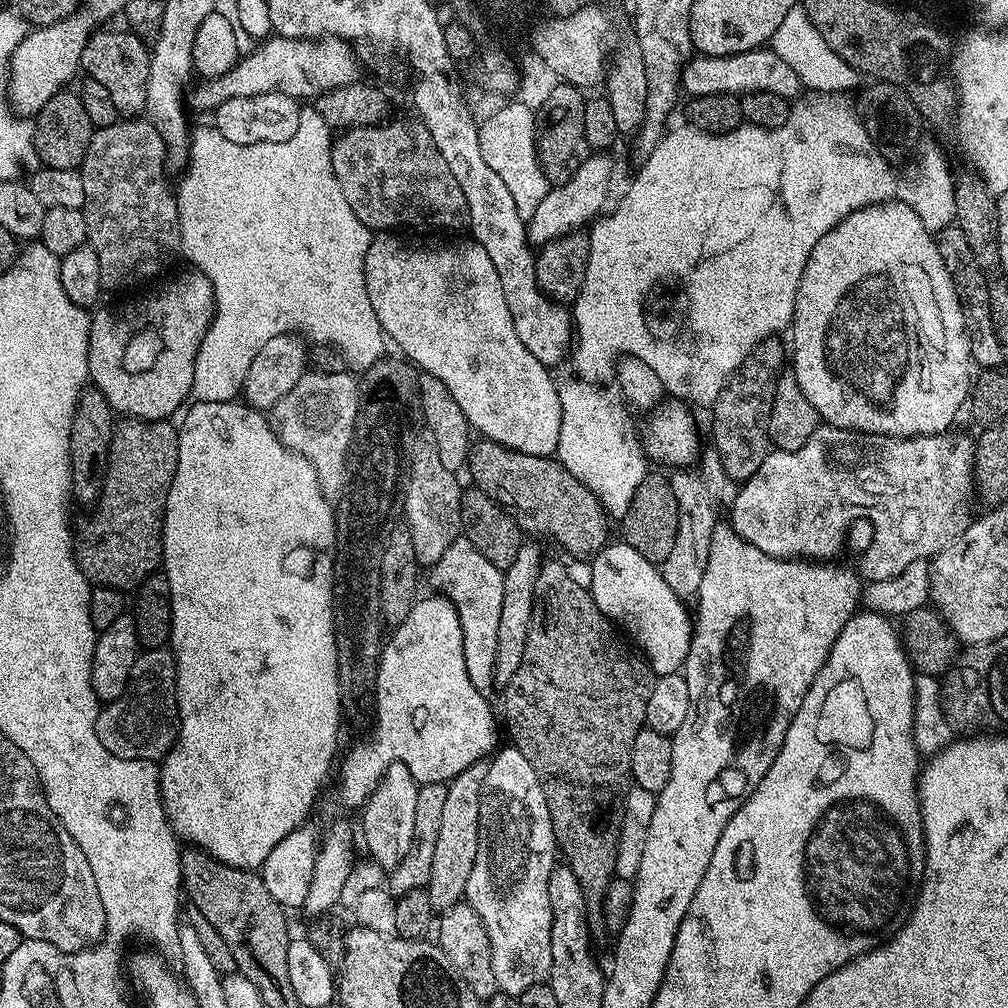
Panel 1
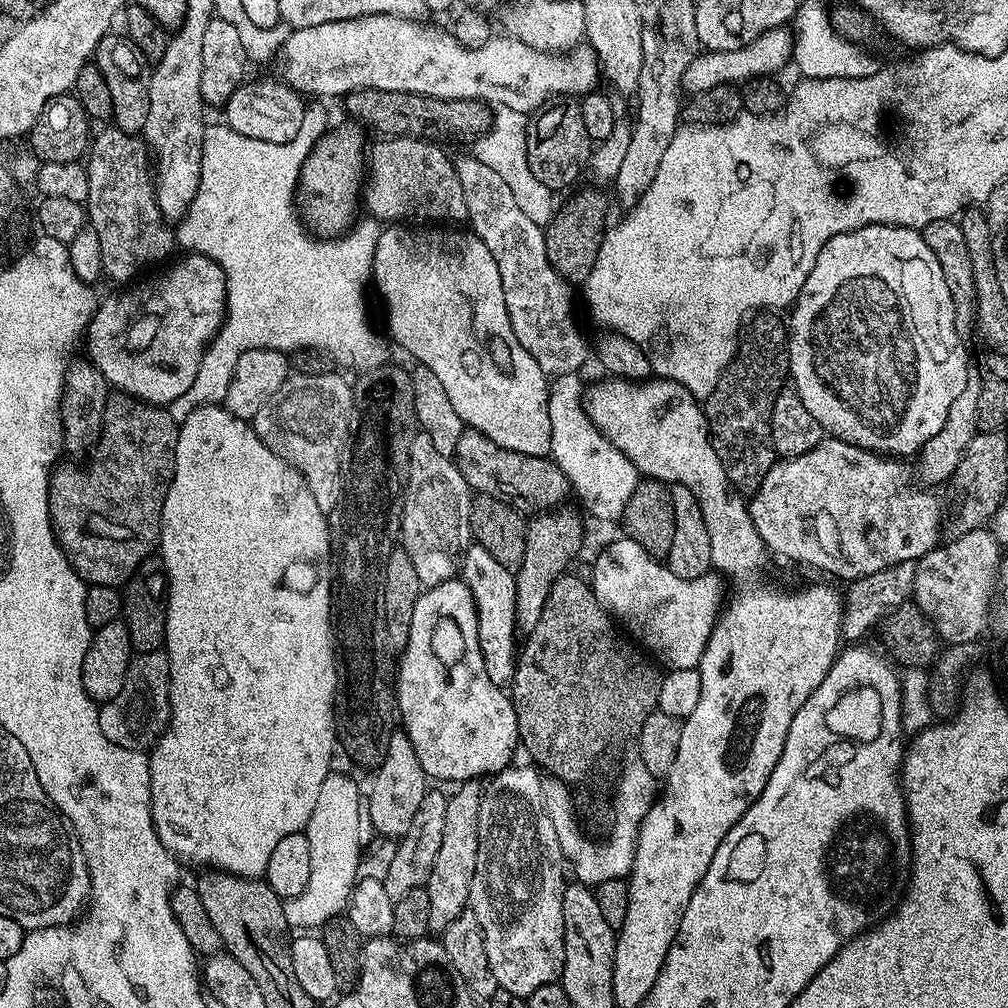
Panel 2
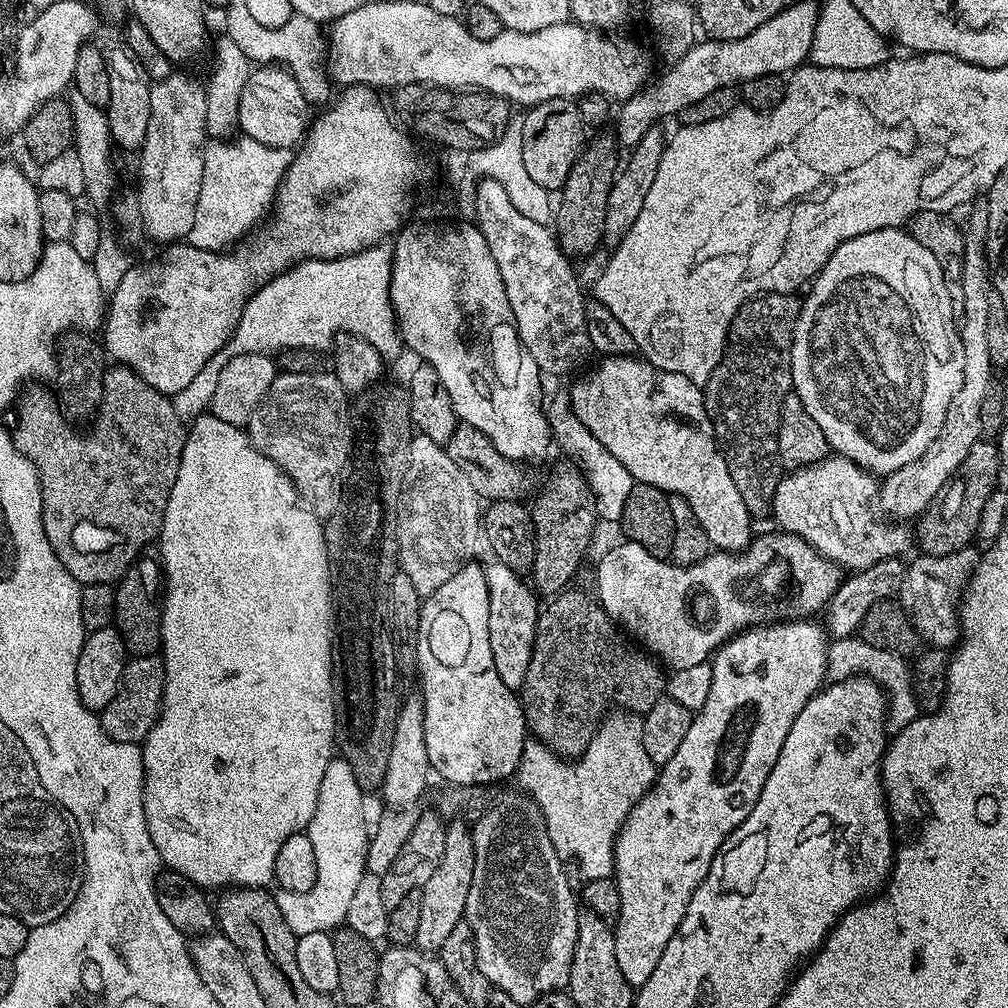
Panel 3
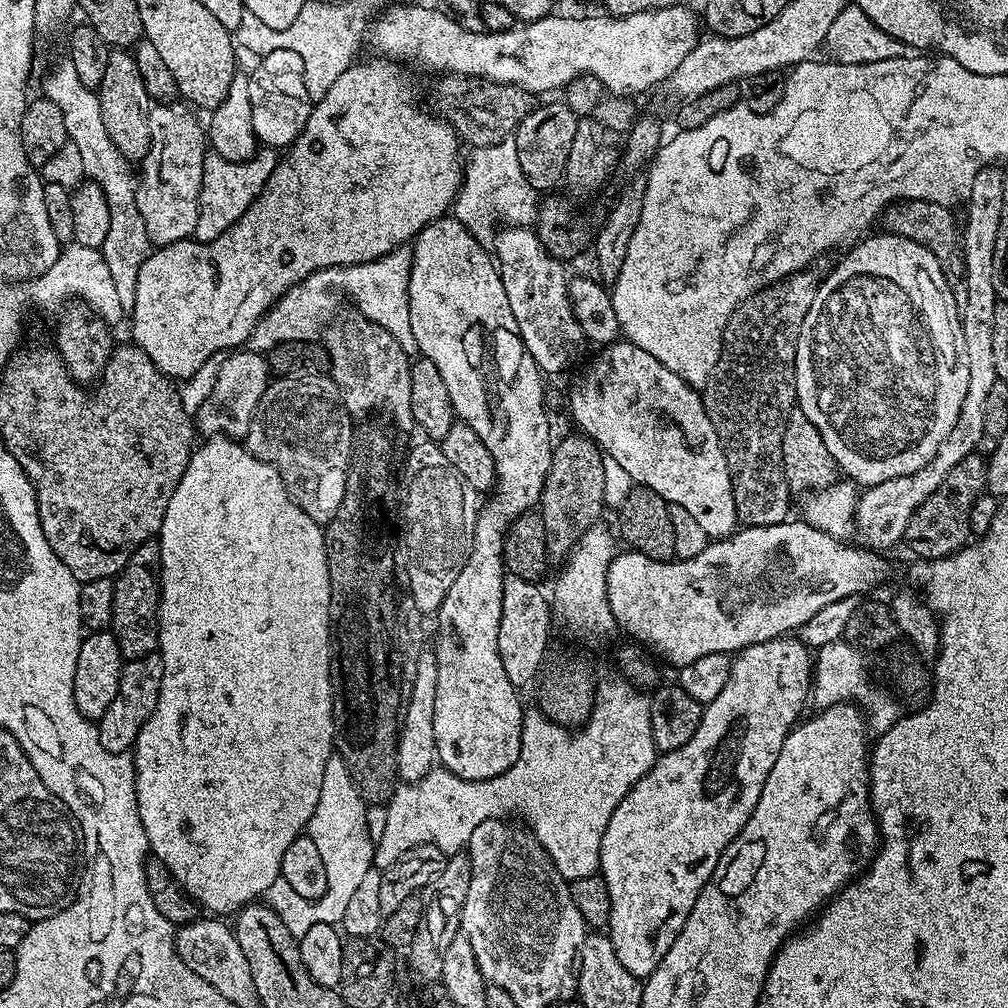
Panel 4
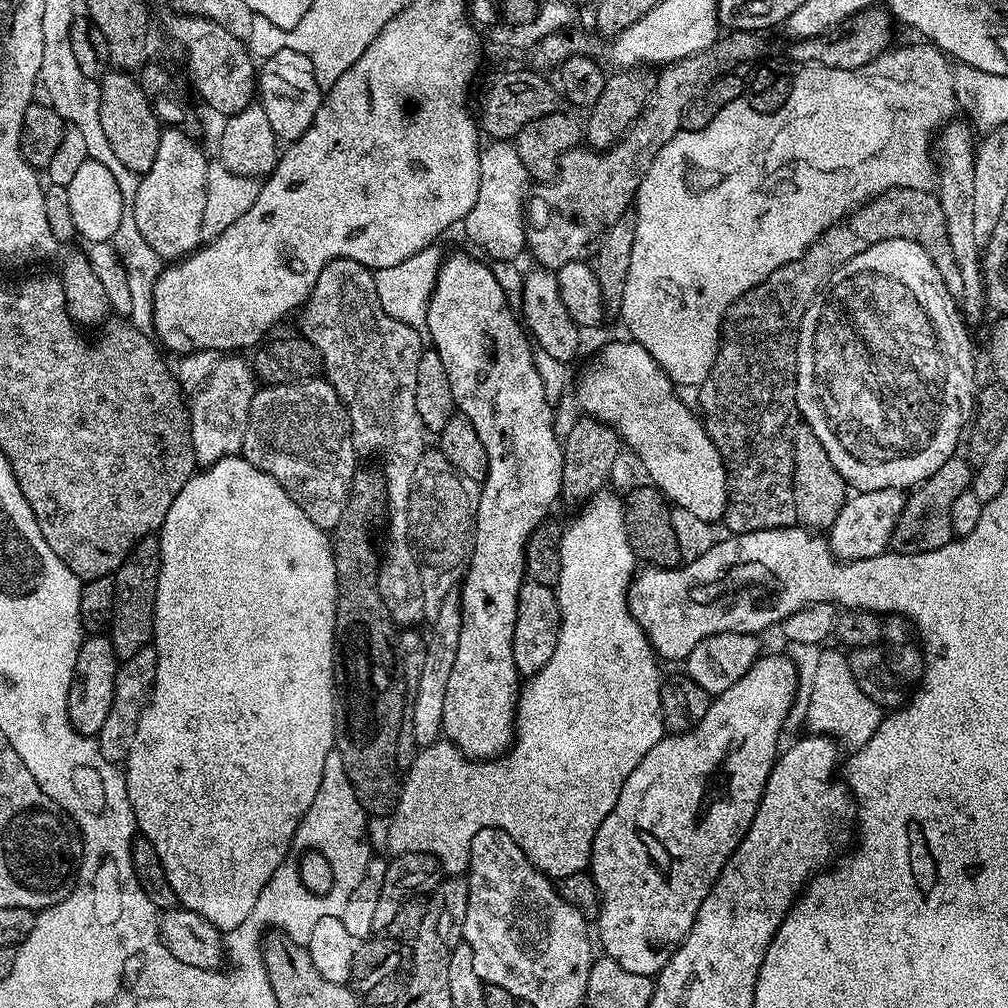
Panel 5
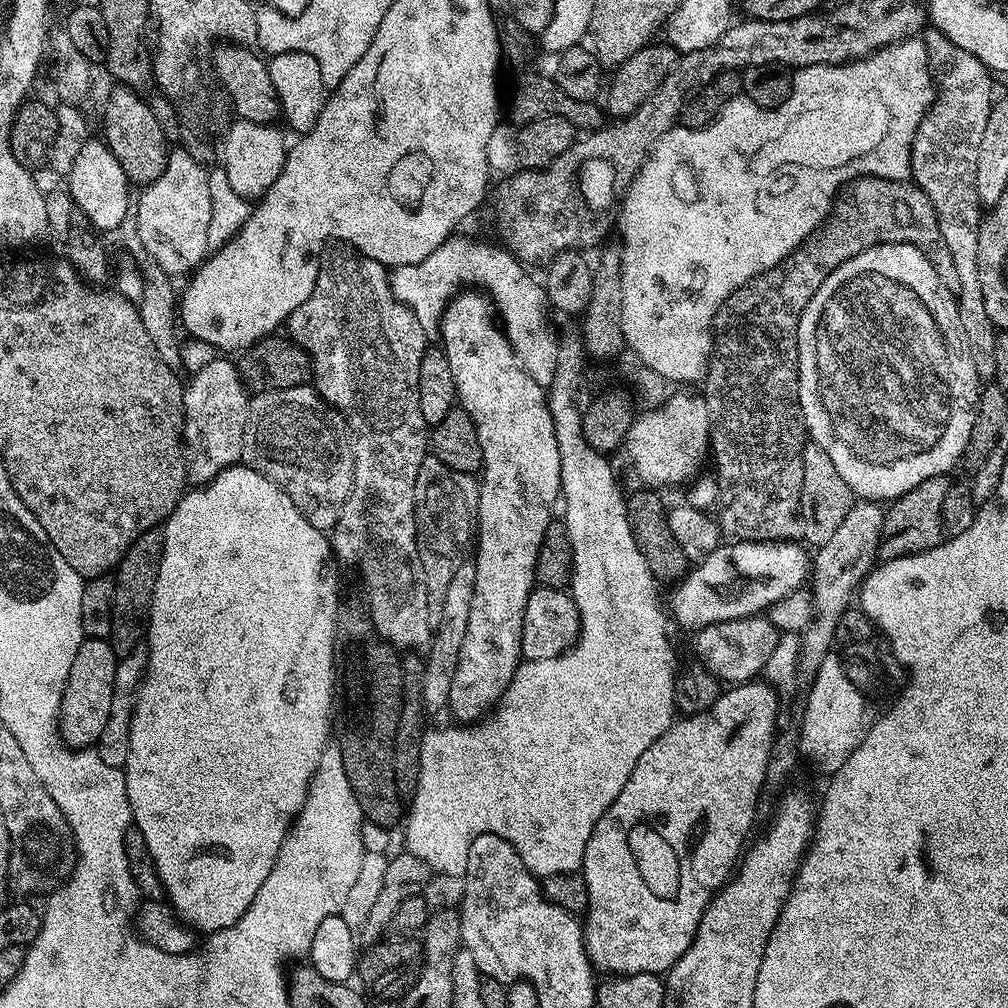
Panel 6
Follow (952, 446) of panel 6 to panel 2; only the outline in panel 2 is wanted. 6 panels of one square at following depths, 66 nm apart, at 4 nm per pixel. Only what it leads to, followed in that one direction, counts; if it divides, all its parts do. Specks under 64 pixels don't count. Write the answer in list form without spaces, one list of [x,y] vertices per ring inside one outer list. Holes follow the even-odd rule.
[[[868,224],[865,228],[856,228],[853,232],[843,232],[818,254],[818,262],[814,262],[814,270],[810,270],[810,278],[800,291],[800,297],[790,309],[792,321],[787,321],[788,329],[788,371],[791,387],[795,388],[798,398],[806,405],[806,410],[818,418],[821,428],[829,437],[845,440],[859,448],[871,452],[879,452],[893,458],[915,457],[938,430],[944,428],[946,414],[950,414],[950,406],[954,406],[954,398],[962,394],[966,386],[970,369],[968,369],[968,352],[964,349],[965,337],[956,328],[954,302],[950,294],[950,286],[946,286],[946,278],[942,274],[942,266],[926,246],[923,235],[914,228],[900,228],[897,224]]]

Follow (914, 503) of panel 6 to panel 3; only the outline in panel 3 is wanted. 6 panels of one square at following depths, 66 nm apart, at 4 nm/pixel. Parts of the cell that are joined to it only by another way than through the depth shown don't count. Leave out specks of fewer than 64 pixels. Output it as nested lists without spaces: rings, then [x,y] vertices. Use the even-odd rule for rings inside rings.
[[[981,438],[974,446],[970,446],[970,454],[966,454],[966,459],[962,461],[962,466],[958,466],[958,470],[948,479],[948,486],[933,500],[925,512],[921,512],[915,521],[914,540],[918,545],[919,551],[925,556],[945,556],[946,554],[954,554],[958,550],[969,547],[977,539],[976,531],[978,530],[978,522],[982,518],[982,508],[986,506],[986,500],[990,498],[990,494],[997,491],[999,468],[999,450],[997,445],[991,439]]]

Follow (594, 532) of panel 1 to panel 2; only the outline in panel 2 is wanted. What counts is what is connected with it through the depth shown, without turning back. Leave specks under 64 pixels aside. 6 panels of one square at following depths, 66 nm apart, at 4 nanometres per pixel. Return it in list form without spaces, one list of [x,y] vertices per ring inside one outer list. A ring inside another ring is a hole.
[[[465,427],[462,438],[458,438],[454,459],[473,493],[498,498],[525,514],[547,514],[559,509],[570,495],[568,480],[554,459],[506,450],[498,446],[498,442],[486,438],[486,434],[477,428]]]

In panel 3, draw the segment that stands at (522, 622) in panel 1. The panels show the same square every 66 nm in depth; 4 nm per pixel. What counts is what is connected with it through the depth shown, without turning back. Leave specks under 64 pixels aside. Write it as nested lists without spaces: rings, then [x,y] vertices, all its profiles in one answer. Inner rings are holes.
[[[563,461],[555,466],[530,508],[535,528],[535,558],[530,580],[546,596],[555,595],[569,585],[598,525],[595,498],[586,474],[575,461]]]

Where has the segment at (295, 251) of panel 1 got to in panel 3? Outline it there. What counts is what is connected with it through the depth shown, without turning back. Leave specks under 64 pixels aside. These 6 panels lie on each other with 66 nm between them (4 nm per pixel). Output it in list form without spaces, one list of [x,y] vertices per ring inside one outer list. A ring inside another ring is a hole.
[[[243,134],[235,138],[213,139],[204,150],[202,190],[198,194],[198,206],[194,206],[194,226],[190,226],[187,243],[211,252],[219,252],[243,240],[269,215],[274,204],[276,188],[292,158],[293,153],[289,149],[266,146]],[[381,242],[352,256],[339,256],[336,260],[302,260],[287,272],[269,279],[244,307],[228,345],[218,350],[218,354],[198,370],[194,382],[190,382],[186,390],[171,397],[178,418],[191,422],[205,415],[214,398],[214,388],[218,386],[222,368],[230,357],[238,354],[279,354],[285,348],[328,350],[344,333],[369,340],[385,358],[398,355],[402,352],[402,341],[392,304],[385,298],[391,277],[392,250],[387,243]]]

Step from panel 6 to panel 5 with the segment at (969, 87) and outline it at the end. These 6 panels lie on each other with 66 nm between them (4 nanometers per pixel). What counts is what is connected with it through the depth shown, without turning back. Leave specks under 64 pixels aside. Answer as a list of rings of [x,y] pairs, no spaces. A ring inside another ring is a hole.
[[[945,123],[938,133],[938,175],[934,191],[940,199],[942,214],[946,214],[946,234],[950,234],[950,247],[954,249],[954,259],[958,261],[958,270],[962,270],[962,282],[966,289],[962,301],[962,315],[969,325],[975,326],[984,308],[986,309],[981,264],[982,246],[974,238],[973,227],[973,183],[977,145],[974,140],[972,142],[973,129],[967,123],[956,123]]]

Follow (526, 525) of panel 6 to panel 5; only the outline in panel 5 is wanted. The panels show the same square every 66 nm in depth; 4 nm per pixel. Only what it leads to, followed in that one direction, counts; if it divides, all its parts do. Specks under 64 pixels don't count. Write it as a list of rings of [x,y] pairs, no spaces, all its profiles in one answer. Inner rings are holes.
[[[452,256],[443,261],[439,267],[436,284],[433,287],[432,296],[428,300],[428,323],[426,336],[430,339],[431,347],[436,349],[438,358],[442,358],[442,366],[446,366],[446,378],[450,378],[450,390],[454,394],[459,415],[470,418],[474,430],[478,430],[478,438],[482,438],[482,446],[486,446],[486,458],[488,459],[488,472],[484,475],[480,489],[480,501],[476,511],[476,534],[472,537],[472,558],[468,562],[468,571],[464,573],[464,579],[459,585],[460,613],[462,614],[462,630],[458,634],[458,655],[454,658],[454,670],[450,670],[450,682],[446,685],[446,706],[444,707],[443,735],[457,750],[464,753],[469,760],[494,760],[503,757],[511,748],[514,739],[514,717],[516,715],[516,701],[518,699],[518,673],[514,662],[514,650],[512,639],[514,638],[514,626],[518,614],[518,598],[520,587],[526,582],[524,571],[524,543],[534,534],[534,530],[543,524],[549,515],[548,507],[561,499],[560,486],[562,484],[563,450],[562,440],[556,437],[556,428],[552,425],[554,408],[547,404],[543,393],[542,380],[534,362],[534,350],[530,345],[529,337],[522,327],[521,321],[512,313],[508,305],[510,296],[504,292],[495,271],[488,269],[480,260],[472,256]]]

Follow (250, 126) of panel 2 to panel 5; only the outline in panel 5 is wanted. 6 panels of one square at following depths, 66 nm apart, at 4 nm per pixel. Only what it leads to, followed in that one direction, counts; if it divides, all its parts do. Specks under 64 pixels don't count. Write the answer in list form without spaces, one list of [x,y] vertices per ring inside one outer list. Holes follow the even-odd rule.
[[[290,49],[278,50],[259,65],[258,103],[263,108],[277,141],[291,142],[306,134],[314,122],[314,114],[318,114],[321,99],[322,89],[315,80],[315,68],[306,54]]]

